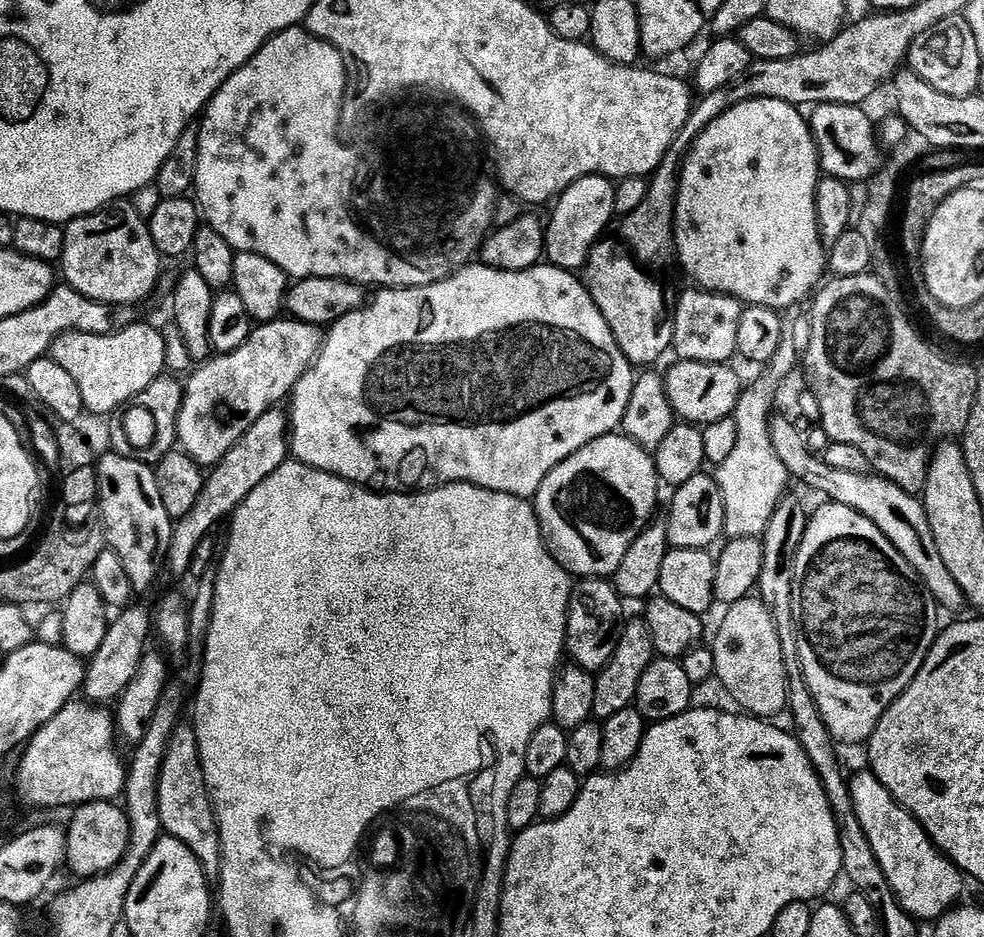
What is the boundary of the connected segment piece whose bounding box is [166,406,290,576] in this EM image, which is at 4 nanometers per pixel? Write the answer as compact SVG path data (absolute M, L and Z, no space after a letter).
M277 406L266 410L234 446L218 461L211 465L210 471L204 477L202 494L198 494L198 502L194 502L190 514L175 521L172 526L170 538L170 550L166 561L167 575L189 575L192 560L196 557L196 551L201 542L209 539L211 530L215 524L222 520L227 521L246 498L250 498L250 490L262 486L278 466L282 466L290 458L290 416L283 407Z

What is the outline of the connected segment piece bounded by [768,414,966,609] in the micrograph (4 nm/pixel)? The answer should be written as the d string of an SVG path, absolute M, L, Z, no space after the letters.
M782 414L773 415L768 421L770 426L770 442L774 442L774 454L782 458L782 466L786 466L789 477L793 481L801 480L804 488L813 492L819 492L825 501L842 506L850 506L858 510L914 566L914 570L922 578L926 590L936 600L941 609L965 607L966 601L958 582L946 570L946 562L942 562L942 554L938 551L938 542L934 542L934 530L930 530L928 515L923 503L917 497L906 494L896 484L875 474L850 473L847 470L831 469L824 459L816 456L808 449L805 433L798 431L793 423L788 422Z

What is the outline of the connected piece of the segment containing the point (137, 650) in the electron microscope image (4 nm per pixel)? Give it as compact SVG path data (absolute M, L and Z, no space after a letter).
M136 602L129 603L117 616L120 617L109 623L102 646L86 664L82 696L97 706L108 706L120 699L126 686L130 686L130 678L134 678L138 670L138 662L142 662L142 654L149 647L148 635L151 637L154 632L153 613Z

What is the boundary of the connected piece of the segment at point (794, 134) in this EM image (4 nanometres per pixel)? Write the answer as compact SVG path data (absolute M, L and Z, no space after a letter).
M747 100L738 106L734 106L730 110L726 110L726 114L722 114L718 118L714 118L714 122L710 122L710 126L706 126L706 130L702 130L702 134L695 140L691 148L688 150L687 156L684 157L680 165L680 185L676 188L676 210L674 213L674 256L680 259L680 268L689 276L691 283L695 287L706 292L721 292L724 296L733 296L735 300L739 300L745 306L756 305L758 307L773 308L775 310L783 310L782 308L792 308L795 304L800 304L804 299L807 301L821 287L822 281L826 276L826 245L820 239L820 223L816 217L816 187L822 175L820 167L820 156L816 153L816 143L812 137L812 130L809 121L806 119L799 107L795 104L787 104L781 100Z

